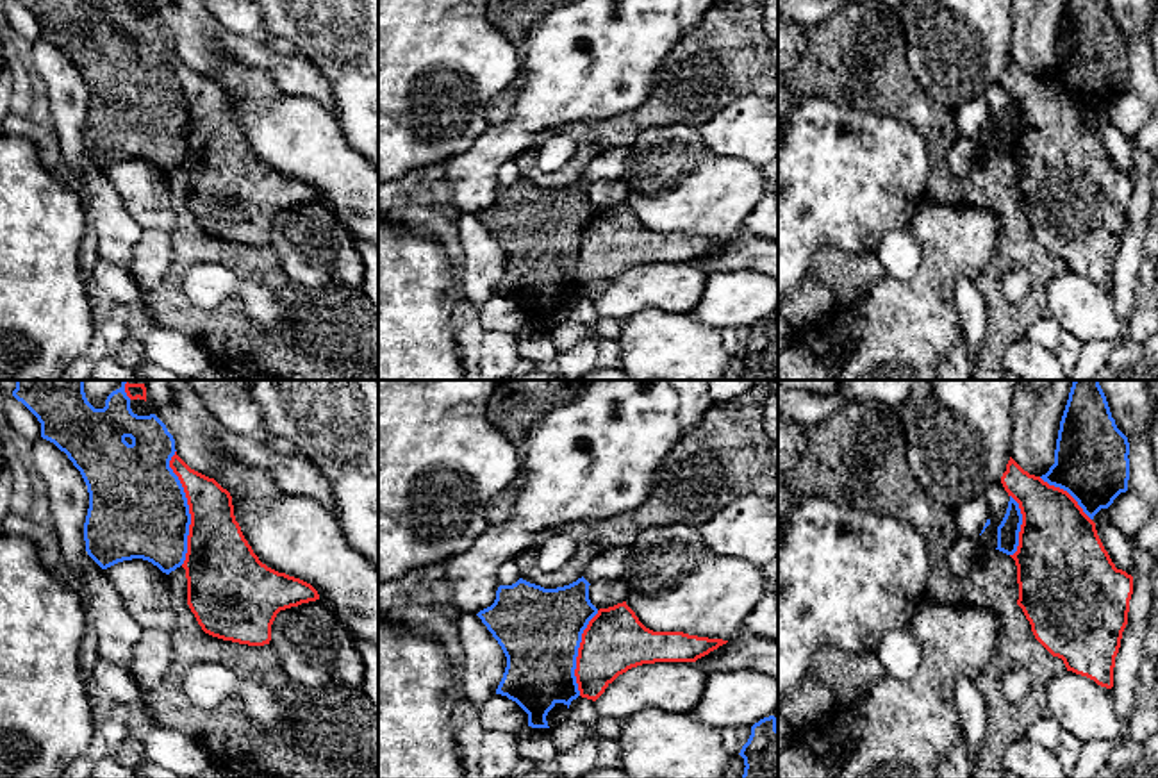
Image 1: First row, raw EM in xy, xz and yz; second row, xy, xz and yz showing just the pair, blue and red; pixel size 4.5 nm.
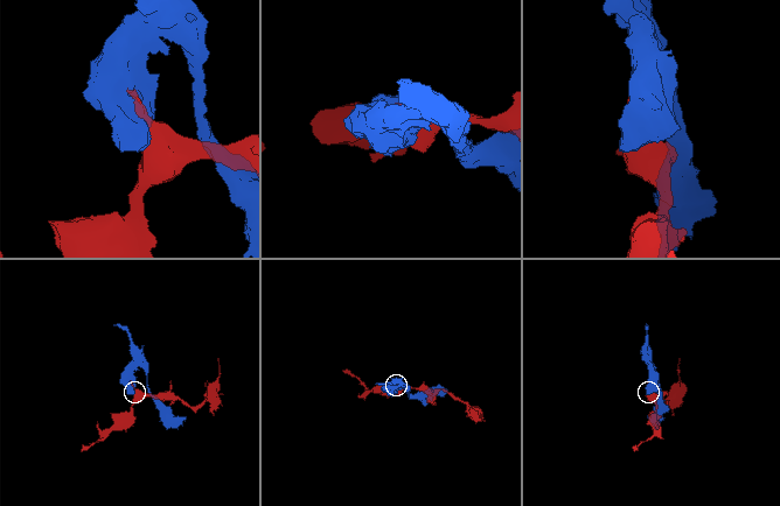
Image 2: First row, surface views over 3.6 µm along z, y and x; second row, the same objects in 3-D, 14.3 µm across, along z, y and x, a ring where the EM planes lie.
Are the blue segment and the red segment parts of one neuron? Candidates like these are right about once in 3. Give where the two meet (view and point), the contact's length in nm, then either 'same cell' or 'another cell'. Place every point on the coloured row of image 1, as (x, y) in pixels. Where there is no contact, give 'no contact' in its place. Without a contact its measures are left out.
xy (188, 507) | 500 nm | another cell

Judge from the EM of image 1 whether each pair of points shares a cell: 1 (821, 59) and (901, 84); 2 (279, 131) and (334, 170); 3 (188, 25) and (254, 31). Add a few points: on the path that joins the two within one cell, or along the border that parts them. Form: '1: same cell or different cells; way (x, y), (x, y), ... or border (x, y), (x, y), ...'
1: same cell; way (841, 59), (859, 59), (882, 82)
2: same cell; way (293, 134), (302, 138), (320, 156)
3: different cells; border (211, 18), (231, 33), (264, 45)

